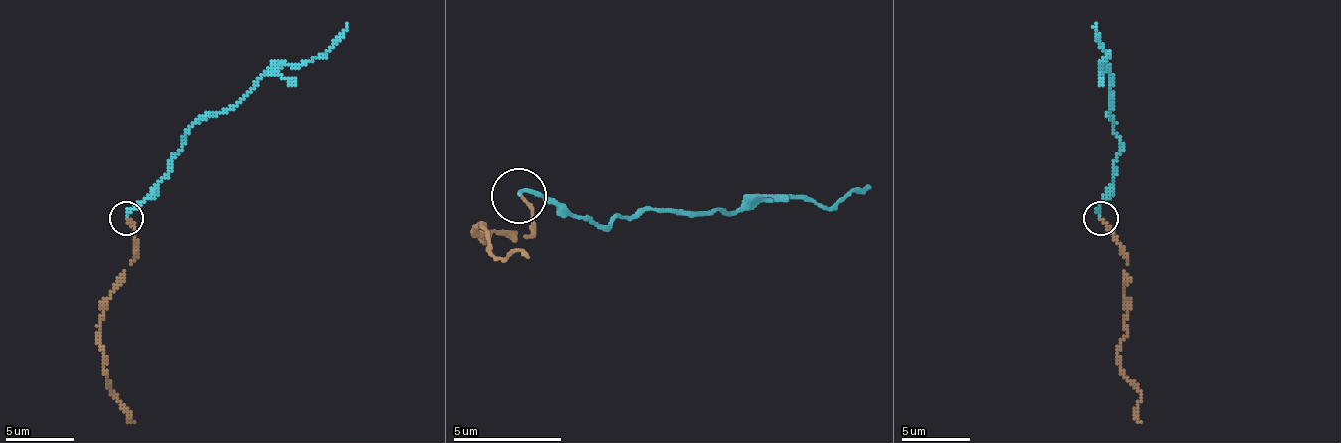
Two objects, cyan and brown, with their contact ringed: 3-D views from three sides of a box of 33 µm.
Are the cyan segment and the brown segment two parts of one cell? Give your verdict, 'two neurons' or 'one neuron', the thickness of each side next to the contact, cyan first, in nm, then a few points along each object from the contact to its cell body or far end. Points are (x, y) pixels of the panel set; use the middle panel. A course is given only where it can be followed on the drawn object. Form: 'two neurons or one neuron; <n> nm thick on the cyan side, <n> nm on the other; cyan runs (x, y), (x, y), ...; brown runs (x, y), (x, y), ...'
one neuron; 150 nm thick on the cyan side, 160 nm on the other; cyan runs (520, 194), (531, 188), (558, 210), (585, 216), (607, 227), (640, 210), (825, 205), (868, 188); brown runs (520, 194), (531, 205), (525, 237), (482, 237), (476, 227), (482, 227), (498, 259), (514, 248), (531, 259)

